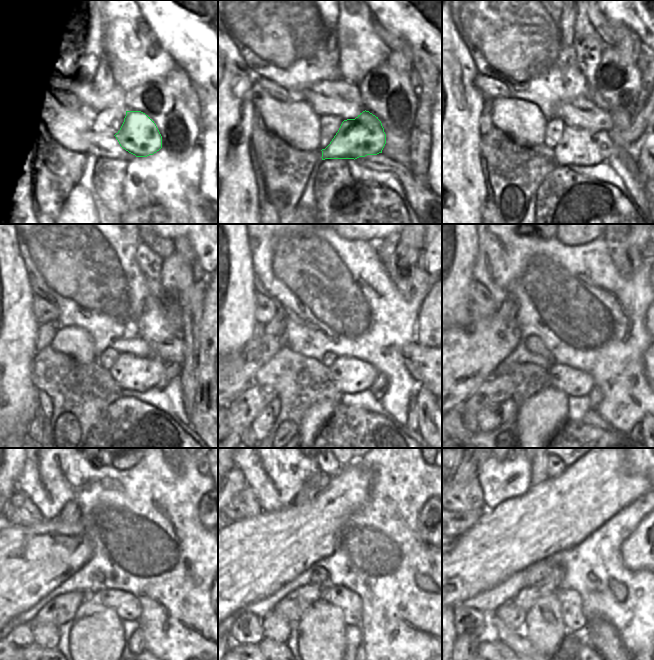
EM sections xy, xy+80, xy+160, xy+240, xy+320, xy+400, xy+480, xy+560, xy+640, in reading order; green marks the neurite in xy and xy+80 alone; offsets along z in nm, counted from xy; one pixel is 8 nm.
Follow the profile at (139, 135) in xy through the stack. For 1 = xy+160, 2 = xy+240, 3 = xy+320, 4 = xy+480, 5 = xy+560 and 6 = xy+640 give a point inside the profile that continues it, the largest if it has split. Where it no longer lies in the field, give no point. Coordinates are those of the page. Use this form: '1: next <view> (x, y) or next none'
1: next xy+160 (578, 146)
2: next xy+240 (130, 371)
3: next xy+320 (352, 375)
4: next xy+480 (128, 607)
5: next xy+560 (350, 604)
6: next xy+640 (570, 600)

